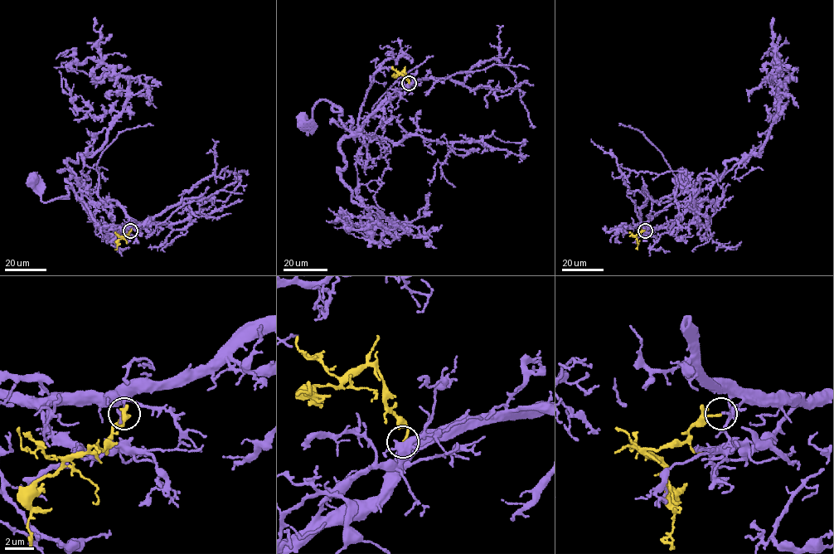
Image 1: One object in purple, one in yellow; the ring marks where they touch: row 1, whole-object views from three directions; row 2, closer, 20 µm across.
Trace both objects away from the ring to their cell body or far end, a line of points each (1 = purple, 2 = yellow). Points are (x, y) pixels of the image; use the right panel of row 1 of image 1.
1: (644, 230), (668, 227), (687, 206), (690, 195), (686, 187), (676, 187), (661, 201), (676, 196), (680, 181)
2: (644, 230), (633, 235), (637, 238), (637, 250)

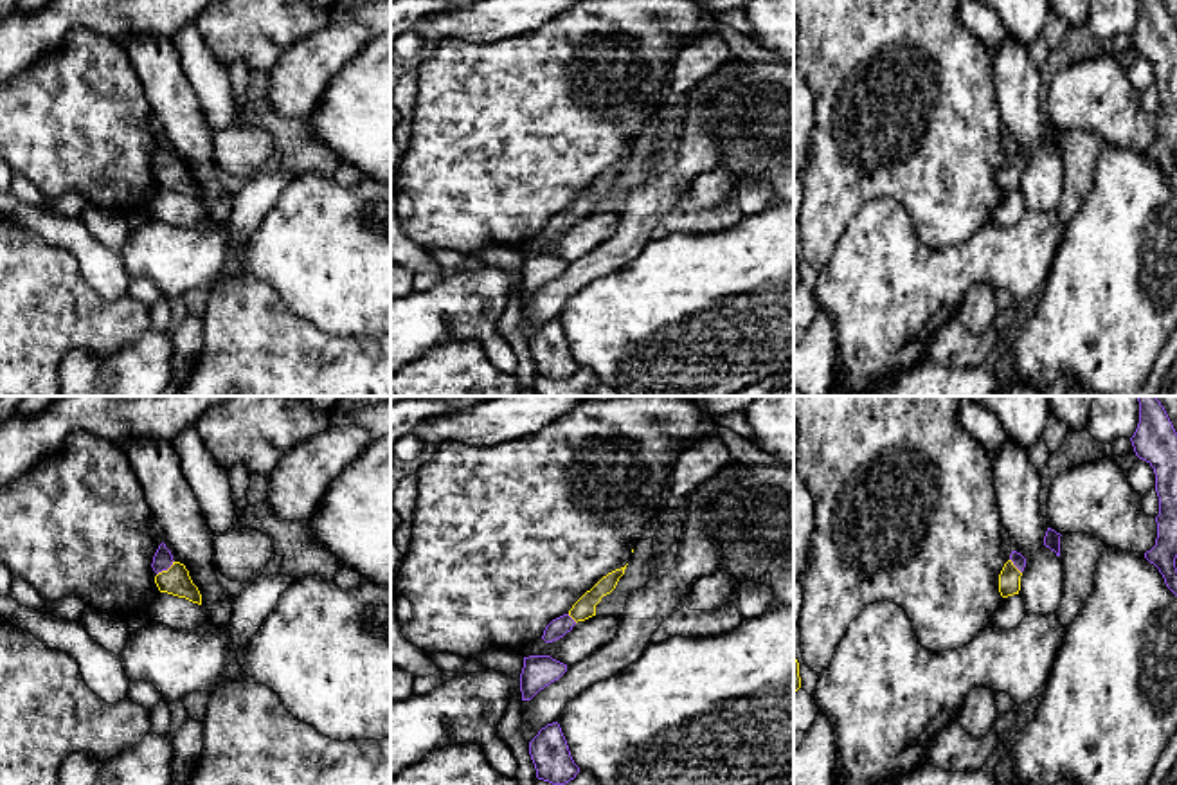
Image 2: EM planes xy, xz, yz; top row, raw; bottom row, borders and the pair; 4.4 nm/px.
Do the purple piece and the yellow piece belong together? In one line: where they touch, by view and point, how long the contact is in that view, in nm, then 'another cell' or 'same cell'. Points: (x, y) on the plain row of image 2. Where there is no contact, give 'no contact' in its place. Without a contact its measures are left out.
xy (166, 166) | 100 nm | same cell

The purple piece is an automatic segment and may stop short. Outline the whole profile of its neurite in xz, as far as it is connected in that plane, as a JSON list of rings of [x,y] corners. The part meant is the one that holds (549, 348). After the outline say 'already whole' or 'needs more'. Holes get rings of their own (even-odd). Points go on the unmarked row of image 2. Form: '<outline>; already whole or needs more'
[[[558,319],[547,320],[538,328],[529,338],[529,351],[536,374],[553,382],[565,382],[580,369]]]; already whole

